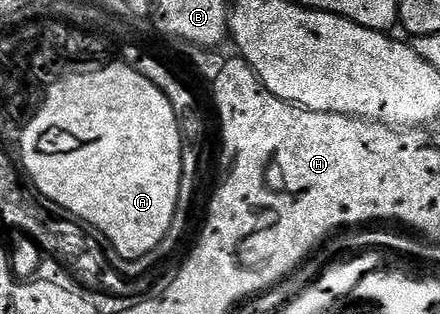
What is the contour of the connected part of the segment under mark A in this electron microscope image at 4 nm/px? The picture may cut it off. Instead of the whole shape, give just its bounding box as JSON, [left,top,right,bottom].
[21,63,183,262]

